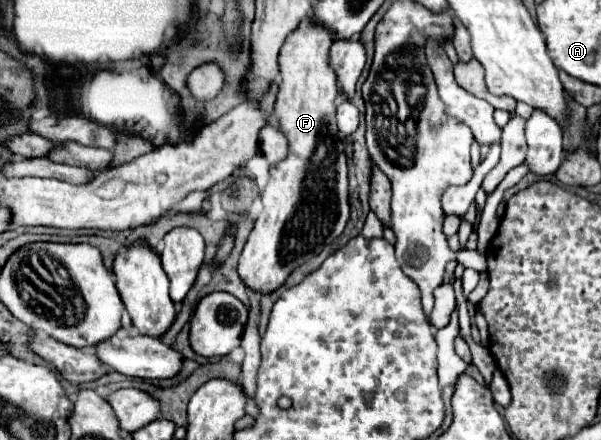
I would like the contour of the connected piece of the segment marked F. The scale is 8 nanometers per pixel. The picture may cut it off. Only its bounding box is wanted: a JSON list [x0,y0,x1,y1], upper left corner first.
[238,17,348,293]

